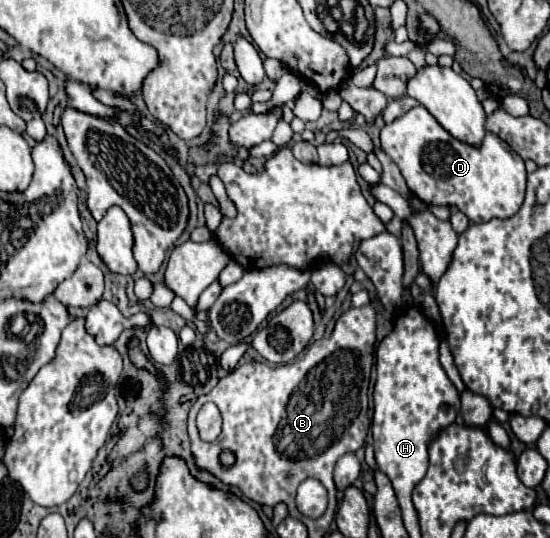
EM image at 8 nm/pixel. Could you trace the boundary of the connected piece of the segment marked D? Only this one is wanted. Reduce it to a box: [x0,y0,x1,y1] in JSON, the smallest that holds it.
[381,104,525,222]

